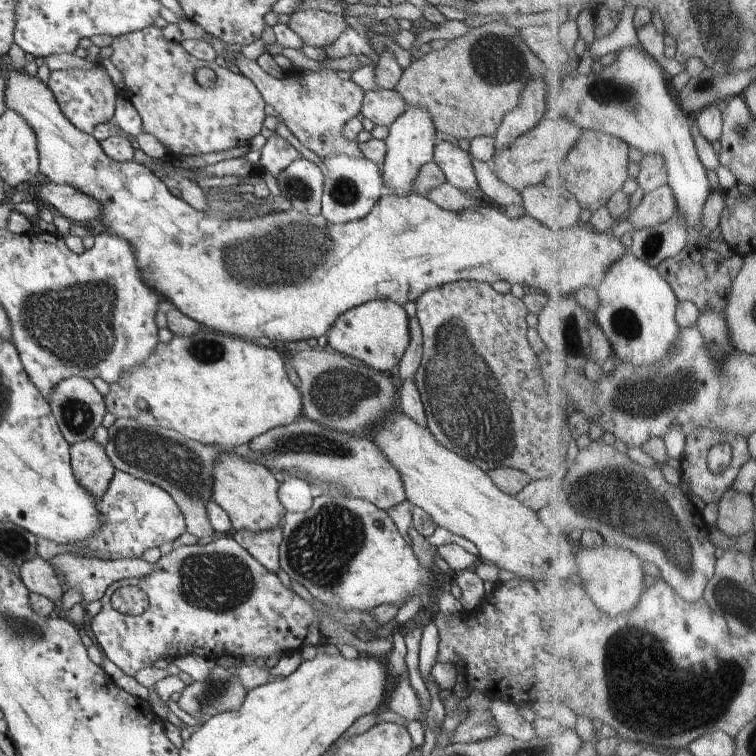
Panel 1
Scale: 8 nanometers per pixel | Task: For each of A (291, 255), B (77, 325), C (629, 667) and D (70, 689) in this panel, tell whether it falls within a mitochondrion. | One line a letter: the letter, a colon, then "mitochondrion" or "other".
A: mitochondrion
B: mitochondrion
C: mitochondrion
D: other

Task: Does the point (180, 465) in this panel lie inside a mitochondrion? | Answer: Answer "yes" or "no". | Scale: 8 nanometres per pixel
yes

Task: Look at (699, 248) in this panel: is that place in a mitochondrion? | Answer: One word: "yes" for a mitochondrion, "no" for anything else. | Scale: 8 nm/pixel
no

